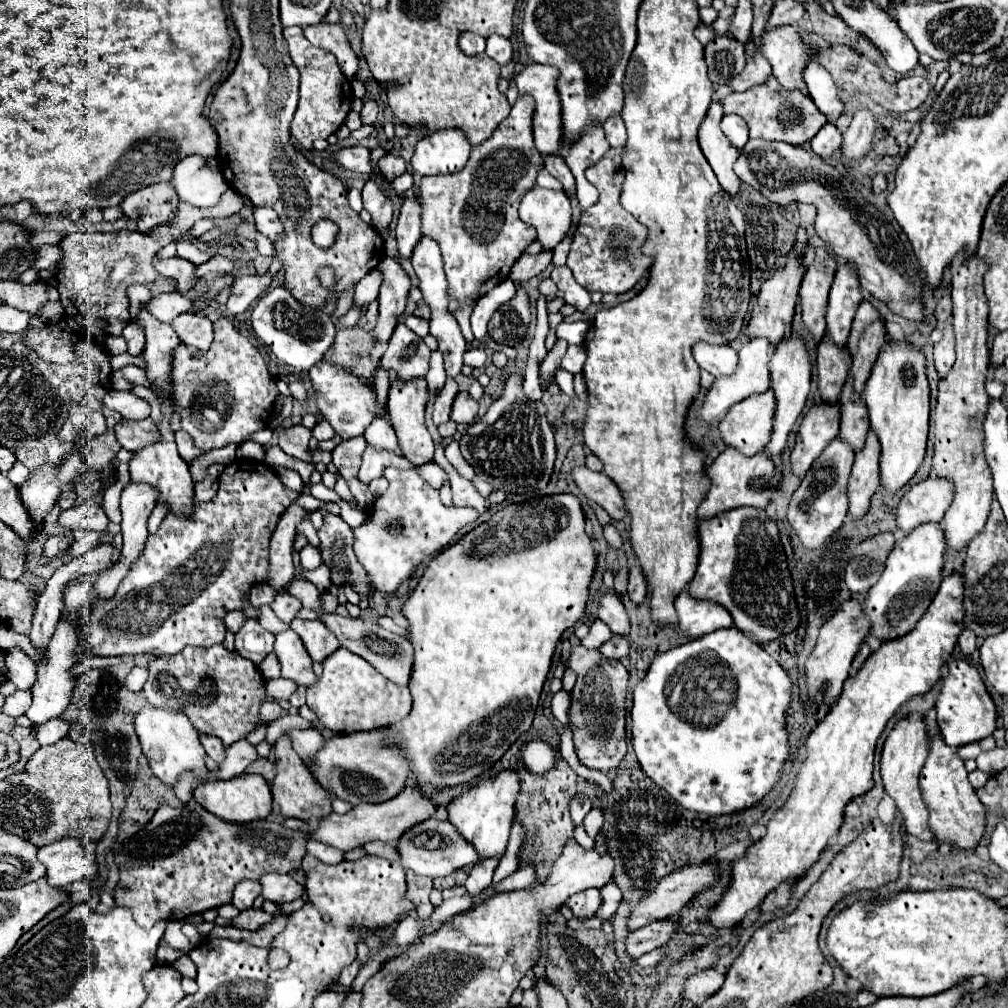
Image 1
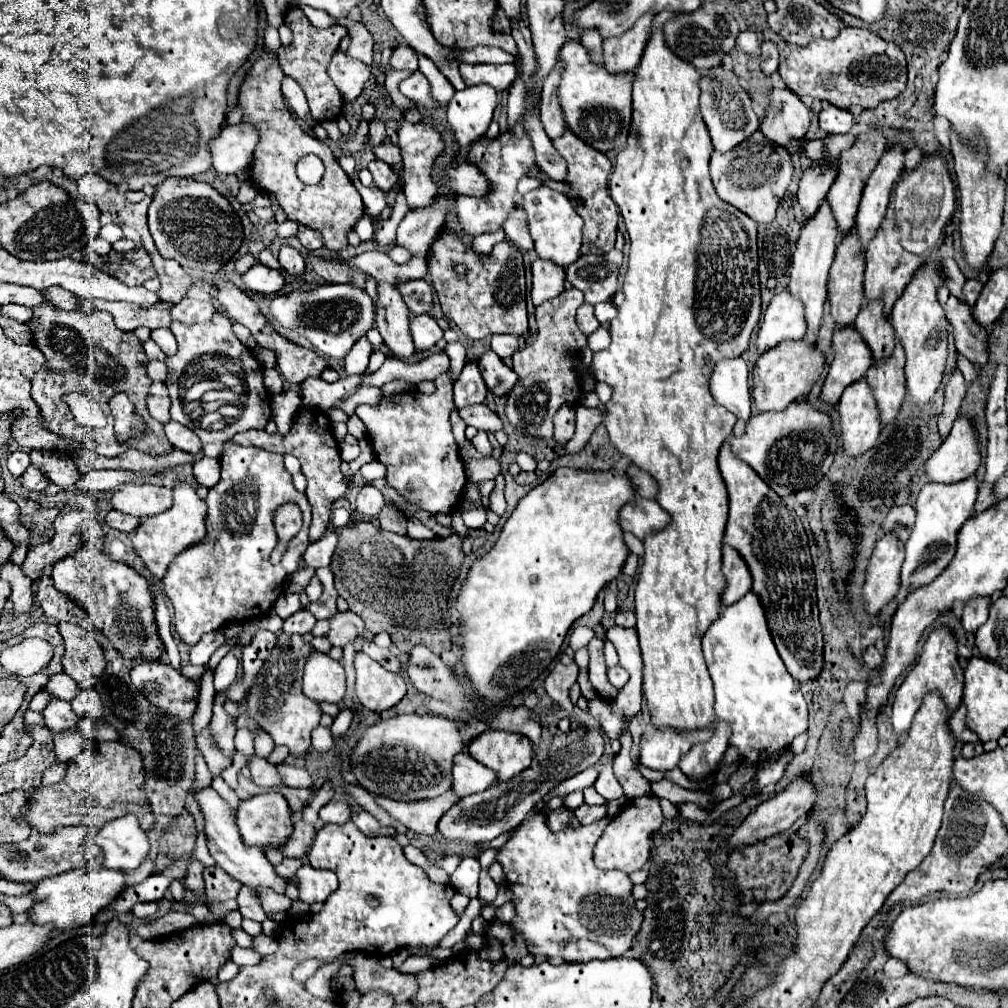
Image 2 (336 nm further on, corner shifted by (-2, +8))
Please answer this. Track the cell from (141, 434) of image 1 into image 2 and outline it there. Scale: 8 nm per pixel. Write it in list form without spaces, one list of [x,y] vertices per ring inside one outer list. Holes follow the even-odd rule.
[[[170,420],[168,424],[164,424],[164,432],[166,432],[166,438],[172,442],[174,448],[190,452],[190,454],[200,454],[202,442],[198,440],[198,436],[190,428]]]

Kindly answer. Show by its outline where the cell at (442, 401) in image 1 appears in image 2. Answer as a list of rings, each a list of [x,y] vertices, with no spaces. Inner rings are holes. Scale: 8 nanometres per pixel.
[[[468,362],[462,368],[458,380],[454,382],[454,404],[456,408],[464,408],[470,404],[484,402],[484,396],[486,396],[486,386],[478,370],[478,364]]]

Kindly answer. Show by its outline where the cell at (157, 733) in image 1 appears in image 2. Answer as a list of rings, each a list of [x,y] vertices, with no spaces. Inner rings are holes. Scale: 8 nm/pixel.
[[[206,786],[206,788],[196,790],[196,792],[192,792],[192,796],[198,802],[200,812],[204,816],[206,844],[208,844],[208,850],[210,850],[212,858],[216,860],[216,864],[222,870],[226,870],[232,878],[236,878],[238,882],[242,882],[242,884],[248,884],[248,886],[264,886],[264,888],[272,888],[272,890],[284,894],[286,882],[274,872],[274,866],[266,860],[264,850],[260,846],[248,846],[240,838],[240,830],[236,826],[236,814],[234,814],[234,810],[228,808],[226,800],[212,786]]]

